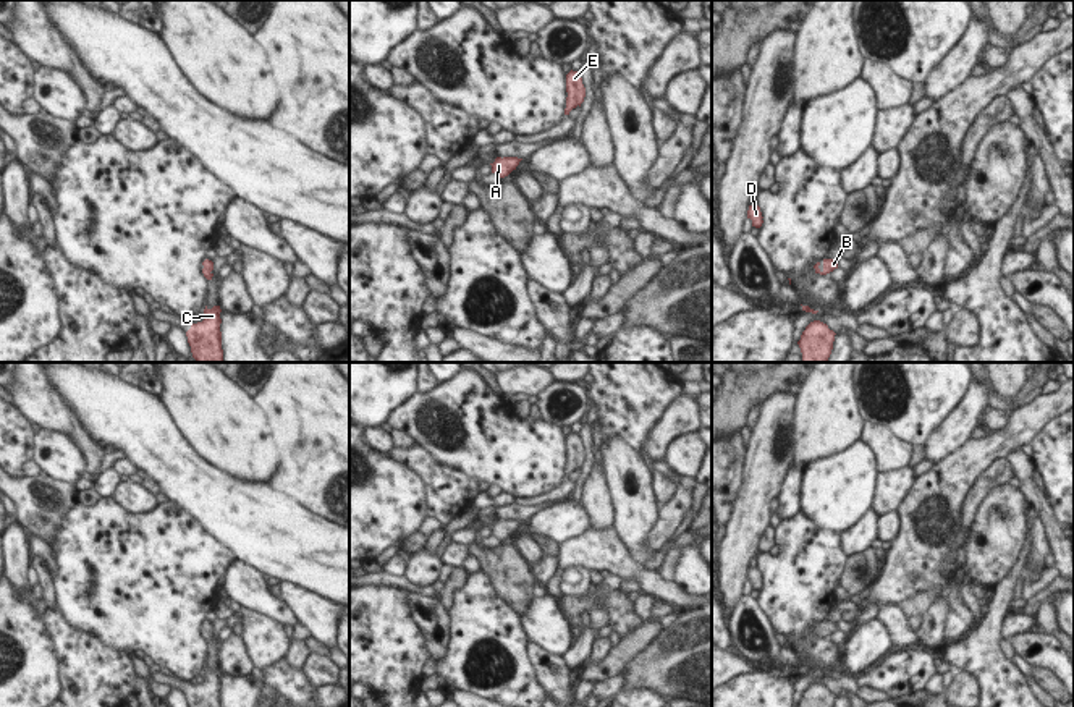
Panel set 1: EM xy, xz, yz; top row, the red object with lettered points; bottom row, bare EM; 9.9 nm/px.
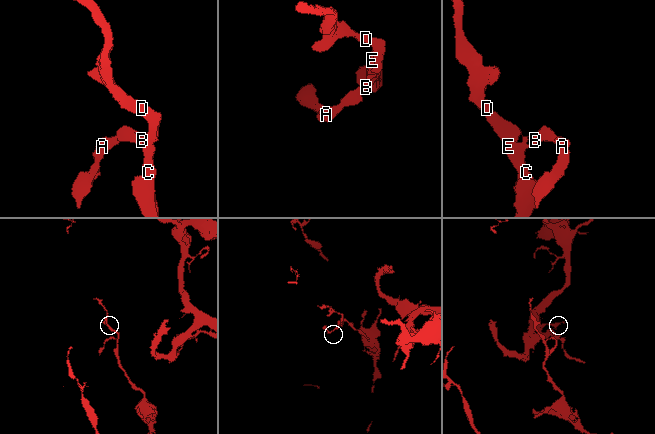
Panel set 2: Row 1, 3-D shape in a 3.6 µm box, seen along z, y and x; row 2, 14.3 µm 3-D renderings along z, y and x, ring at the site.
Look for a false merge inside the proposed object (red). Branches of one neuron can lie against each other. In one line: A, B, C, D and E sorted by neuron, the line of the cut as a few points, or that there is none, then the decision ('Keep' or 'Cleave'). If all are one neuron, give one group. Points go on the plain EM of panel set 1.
Groups: A B C D E. No split. Keep.

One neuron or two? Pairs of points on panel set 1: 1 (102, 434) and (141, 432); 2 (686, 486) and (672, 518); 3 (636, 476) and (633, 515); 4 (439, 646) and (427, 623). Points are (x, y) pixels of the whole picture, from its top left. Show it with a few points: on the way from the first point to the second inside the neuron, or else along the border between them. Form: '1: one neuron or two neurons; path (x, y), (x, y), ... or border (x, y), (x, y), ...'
1: one neuron; path (112, 432), (131, 432)
2: one neuron; path (683, 494), (675, 510)
3: one neuron; path (638, 486), (634, 505)
4: one neuron; path (435, 641), (431, 636), (431, 628)

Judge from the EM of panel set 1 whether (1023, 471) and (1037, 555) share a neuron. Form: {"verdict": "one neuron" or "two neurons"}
{"verdict": "two neurons"}

